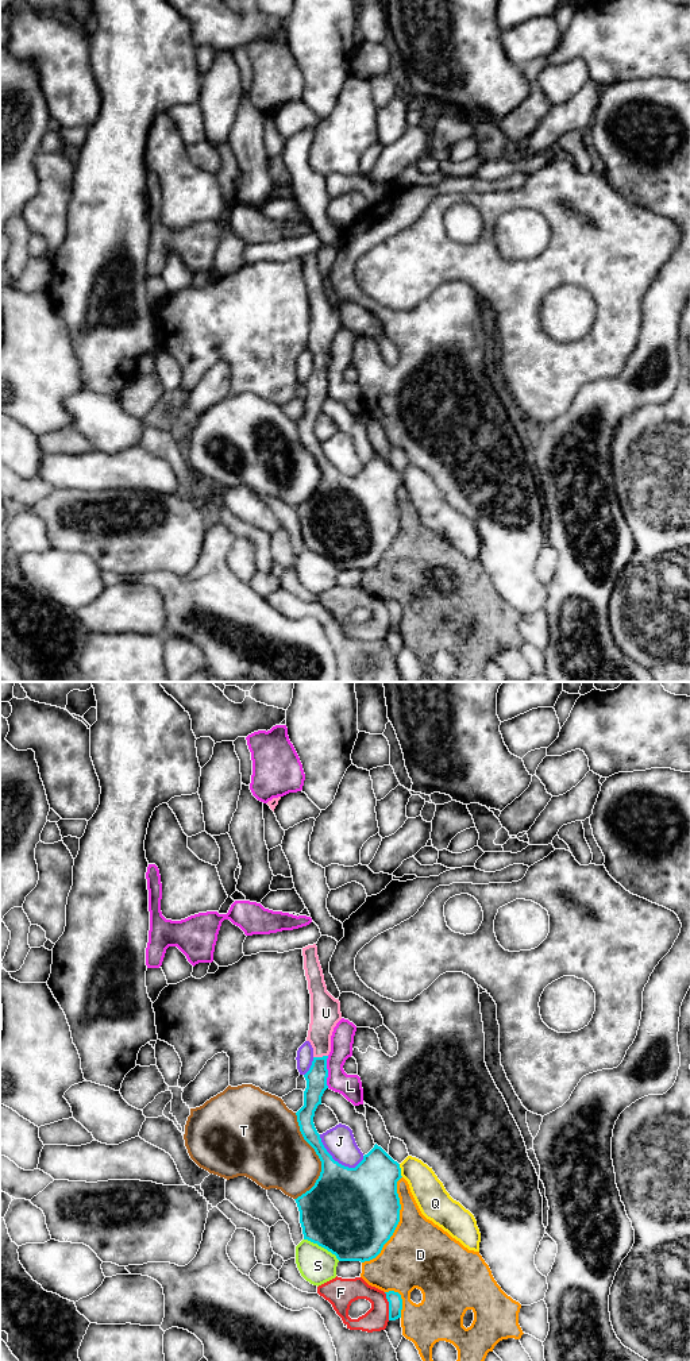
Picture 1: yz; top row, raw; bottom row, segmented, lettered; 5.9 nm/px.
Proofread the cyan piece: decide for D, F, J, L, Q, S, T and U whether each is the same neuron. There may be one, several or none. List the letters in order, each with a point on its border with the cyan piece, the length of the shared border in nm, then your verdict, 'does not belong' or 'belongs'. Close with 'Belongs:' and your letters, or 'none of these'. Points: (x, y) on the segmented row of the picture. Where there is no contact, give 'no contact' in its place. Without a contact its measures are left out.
D: yz (397, 1223) | 550 nm | does not belong
F: yz (389, 1306) | 170 nm | does not belong
J: yz (336, 1161) | 300 nm | does not belong
L: yz (327, 1072) | 190 nm | does not belong
Q: yz (400, 1171) | 80 nm | does not belong
S: yz (322, 1246) | 260 nm | does not belong
T: yz (319, 1157) | 500 nm | does not belong
U: yz (320, 1057) | 90 nm | belongs
Belongs: U

